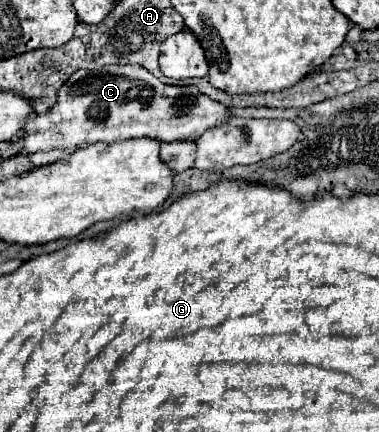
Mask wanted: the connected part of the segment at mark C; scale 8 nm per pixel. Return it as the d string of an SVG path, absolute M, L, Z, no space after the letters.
M104 66L102 70L78 70L68 82L60 88L58 102L32 122L28 122L28 138L24 142L24 154L32 154L38 150L78 150L86 144L96 142L116 142L126 138L154 138L158 142L174 142L174 140L196 140L204 130L218 126L228 120L228 110L224 104L210 100L204 94L196 94L196 86L168 86L158 80L154 74L144 70L142 66Z

